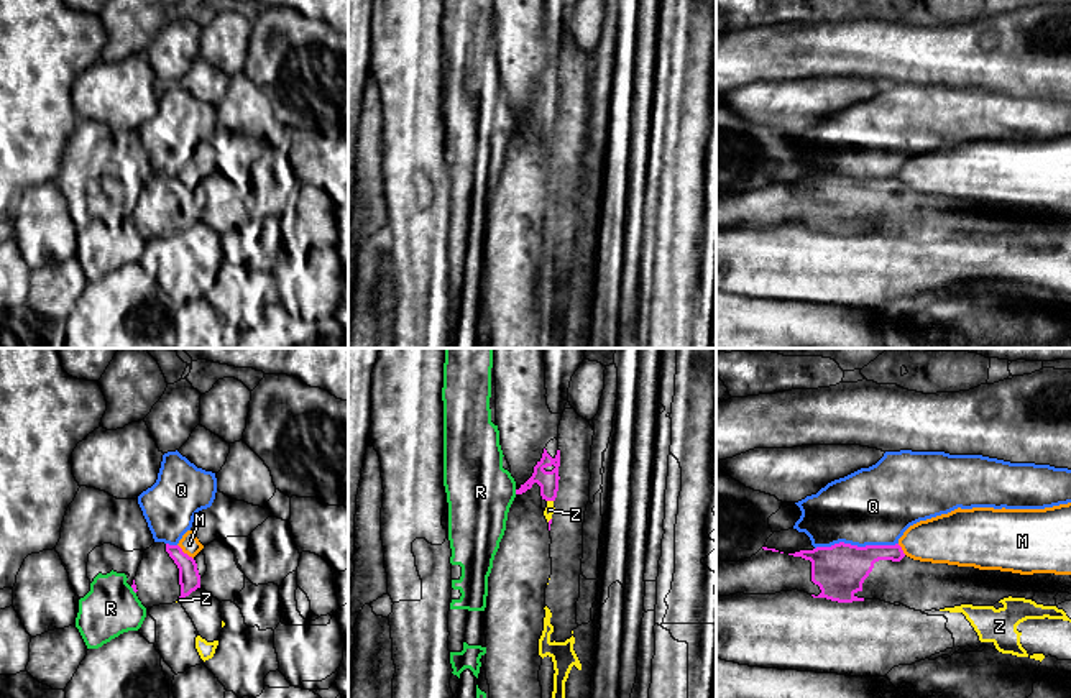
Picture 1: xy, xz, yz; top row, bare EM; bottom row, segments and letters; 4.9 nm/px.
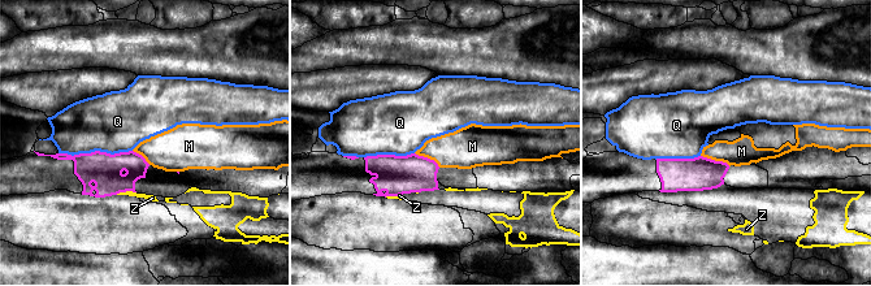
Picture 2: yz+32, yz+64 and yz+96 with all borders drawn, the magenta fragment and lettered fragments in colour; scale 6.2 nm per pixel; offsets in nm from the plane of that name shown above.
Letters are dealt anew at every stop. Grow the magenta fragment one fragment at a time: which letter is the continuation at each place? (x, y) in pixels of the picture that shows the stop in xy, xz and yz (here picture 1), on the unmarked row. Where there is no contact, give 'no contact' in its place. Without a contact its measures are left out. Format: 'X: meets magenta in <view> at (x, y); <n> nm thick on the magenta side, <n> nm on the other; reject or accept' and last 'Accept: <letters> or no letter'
M: meets magenta in xy at (183, 184); 110 nm thick on the magenta side, 90 nm on the other; reject
Q: meets magenta in yz at (856, 178); 260 nm thick on the magenta side, 380 nm on the other; reject
R: meets magenta in xz at (516, 123); 100 nm thick on the magenta side, 320 nm on the other; reject
Z: meets magenta in xz at (551, 132); 100 nm thick on the magenta side, 50 nm on the other; reject
Accept: no letter

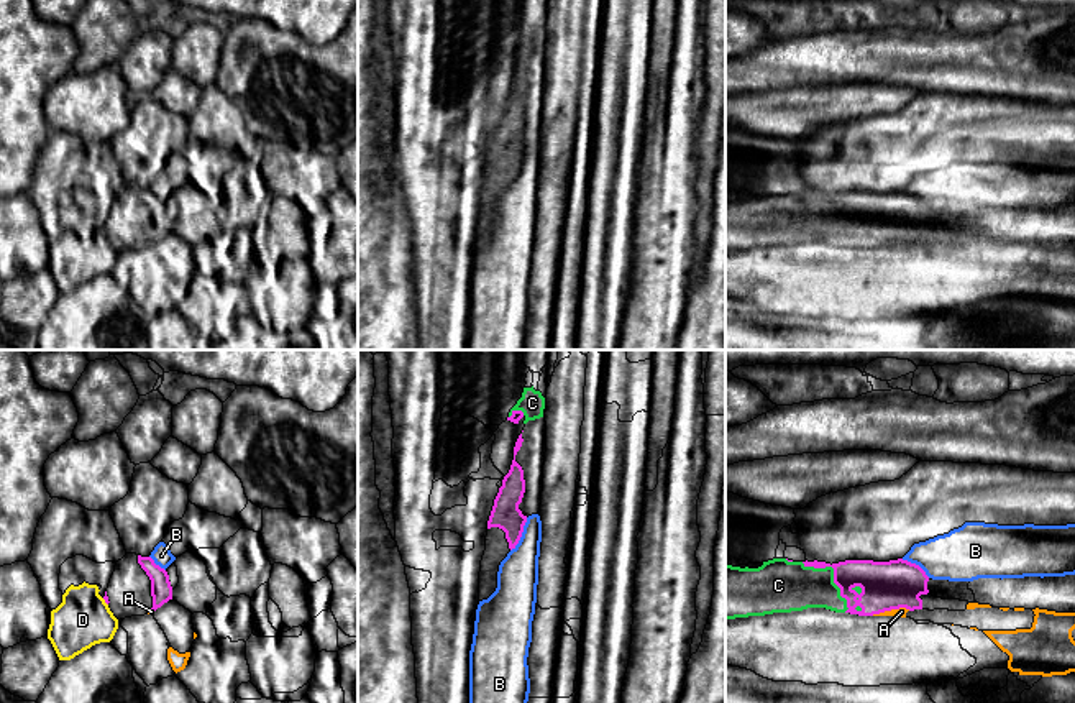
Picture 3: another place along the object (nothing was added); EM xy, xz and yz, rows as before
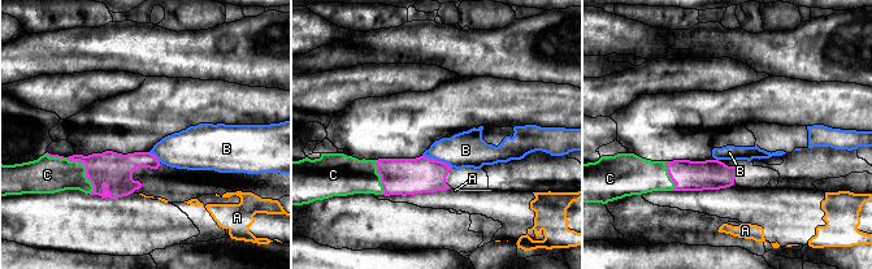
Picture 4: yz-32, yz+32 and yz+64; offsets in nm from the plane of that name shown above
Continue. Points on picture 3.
A: meets magenta in yz at (890, 242); 240 nm thick on the magenta side, 50 nm on the other; reject
B: meets magenta in xz at (521, 166); 140 nm thick on the magenta side, 200 nm on the other; reject
C: meets magenta in yz at (834, 207); 220 nm thick on the magenta side, 240 nm on the other; accept
D: meets magenta in xy at (105, 234); 20 nm thick on the magenta side, 280 nm on the other; reject
Accept: C

